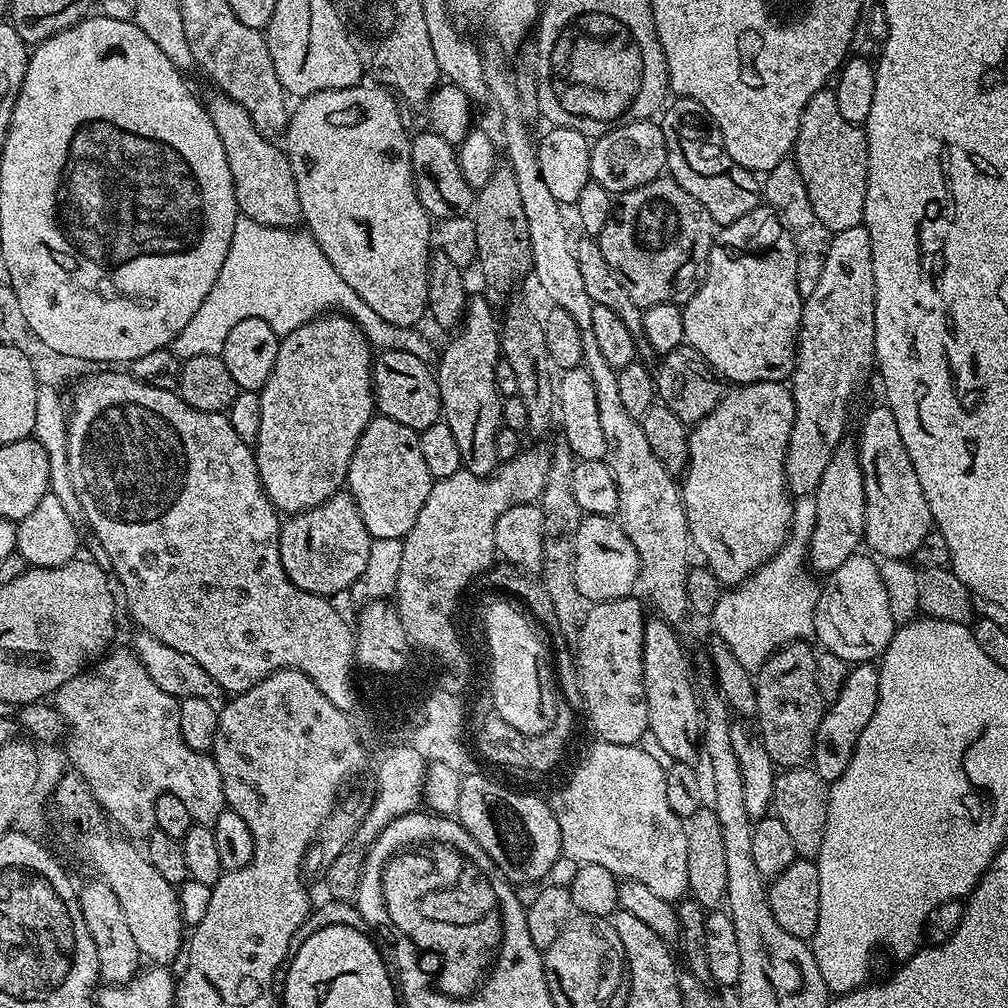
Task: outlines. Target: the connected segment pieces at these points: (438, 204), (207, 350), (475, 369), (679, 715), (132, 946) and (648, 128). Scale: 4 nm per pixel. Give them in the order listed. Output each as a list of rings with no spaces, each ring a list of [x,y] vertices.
[[[423,130],[411,137],[410,166],[412,181],[418,198],[428,215],[437,221],[463,216],[473,207],[474,189],[462,176],[462,166],[456,161],[457,149],[446,138],[438,138],[431,130]]]
[[[237,215],[234,238],[230,242],[226,262],[222,262],[218,282],[214,282],[214,287],[210,289],[210,294],[206,294],[202,306],[198,306],[194,318],[186,322],[182,334],[178,334],[178,338],[172,340],[170,347],[181,362],[198,358],[198,354],[219,356],[224,350],[226,334],[234,330],[234,326],[238,326],[242,318],[262,318],[262,322],[266,322],[266,326],[270,326],[270,330],[274,330],[276,336],[283,338],[289,336],[294,330],[298,330],[298,326],[325,314],[343,314],[350,317],[362,330],[362,334],[368,339],[373,349],[380,352],[406,350],[406,354],[414,354],[423,360],[431,357],[432,344],[419,332],[421,329],[416,326],[411,328],[394,326],[386,322],[386,318],[380,317],[375,310],[370,310],[370,306],[366,306],[366,302],[362,302],[362,298],[354,294],[353,288],[346,286],[346,282],[342,282],[342,274],[338,274],[338,270],[330,266],[330,258],[322,254],[318,242],[307,231],[262,226],[250,218]]]
[[[473,295],[469,299],[464,318],[455,329],[456,337],[445,346],[440,365],[435,365],[434,371],[440,387],[442,420],[450,426],[458,442],[463,471],[475,476],[489,476],[498,463],[494,438],[498,438],[498,430],[502,426],[502,397],[496,389],[494,370],[502,357],[498,316],[492,313],[493,305],[483,295],[480,296]]]
[[[658,616],[645,621],[643,632],[643,689],[646,692],[647,720],[649,733],[665,748],[674,762],[692,764],[700,756],[702,738],[702,710],[692,686],[686,652],[678,640],[679,633]]]
[[[92,878],[89,884],[80,884],[78,888],[82,922],[94,938],[94,950],[98,950],[98,966],[101,981],[108,984],[124,984],[137,975],[142,968],[142,957],[138,945],[134,942],[130,925],[126,923],[126,914],[118,902],[118,894],[99,878]]]
[[[655,119],[635,120],[629,124],[618,126],[605,132],[591,141],[590,154],[591,183],[602,186],[608,192],[619,194],[626,190],[634,190],[638,186],[646,186],[646,182],[654,182],[665,175],[668,167],[668,151],[664,131]]]

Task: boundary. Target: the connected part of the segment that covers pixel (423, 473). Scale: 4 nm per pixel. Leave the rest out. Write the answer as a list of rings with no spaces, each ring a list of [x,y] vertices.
[[[373,415],[372,421],[358,438],[356,449],[350,458],[350,470],[346,481],[347,491],[352,493],[354,502],[362,514],[362,522],[366,522],[366,530],[372,535],[373,540],[403,540],[410,526],[418,522],[418,510],[422,510],[426,494],[430,494],[432,489],[432,482],[430,470],[426,470],[426,461],[422,459],[419,432],[410,430],[410,426],[402,426],[402,422],[394,422],[394,418]]]

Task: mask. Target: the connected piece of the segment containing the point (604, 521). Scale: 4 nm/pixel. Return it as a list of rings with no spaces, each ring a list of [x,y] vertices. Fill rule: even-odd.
[[[583,517],[574,542],[574,577],[578,590],[593,602],[617,600],[637,591],[640,579],[638,552],[613,517]]]

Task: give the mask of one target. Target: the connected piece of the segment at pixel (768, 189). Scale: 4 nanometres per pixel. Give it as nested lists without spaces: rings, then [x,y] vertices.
[[[789,158],[778,162],[774,170],[770,170],[762,180],[762,200],[782,222],[782,226],[790,234],[794,242],[794,250],[798,258],[798,294],[809,296],[818,286],[818,278],[822,274],[822,266],[826,266],[826,254],[834,242],[834,233],[814,214],[814,206],[810,206],[810,198],[806,195],[806,186],[802,175],[798,174],[795,159]]]

